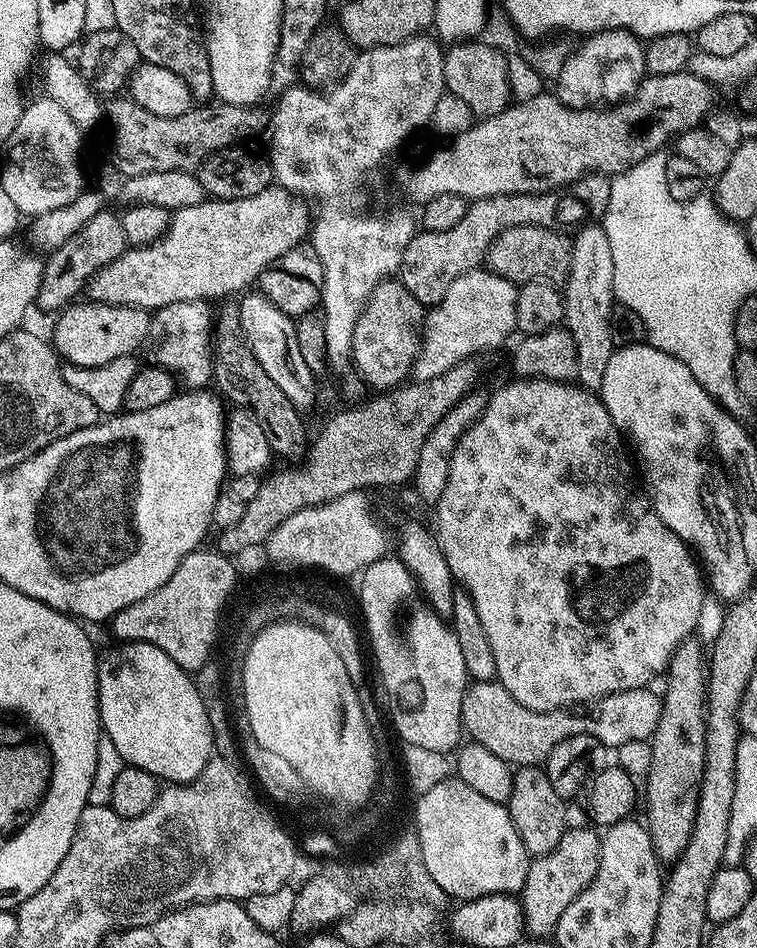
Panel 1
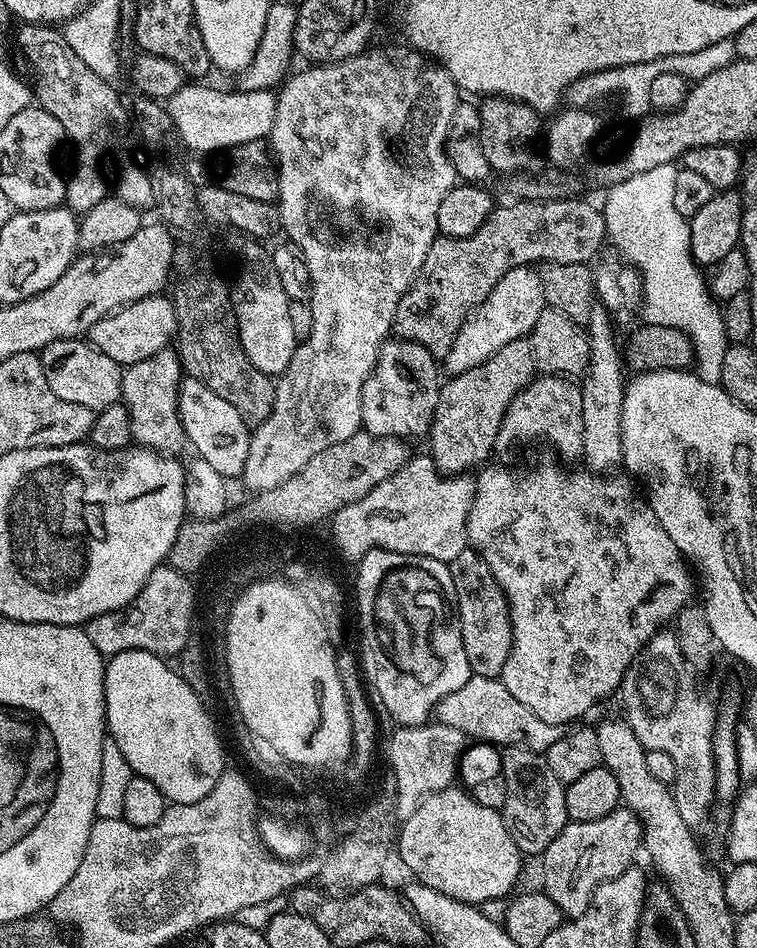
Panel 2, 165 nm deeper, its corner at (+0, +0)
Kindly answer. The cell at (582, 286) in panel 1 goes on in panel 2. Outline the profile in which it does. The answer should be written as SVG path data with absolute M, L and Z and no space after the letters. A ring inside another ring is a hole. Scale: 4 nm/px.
M603 306L593 307L586 321L588 333L588 371L579 385L582 394L582 442L587 471L608 474L619 469L624 462L622 454L622 398L626 383L622 365L622 352L612 333L610 313Z

